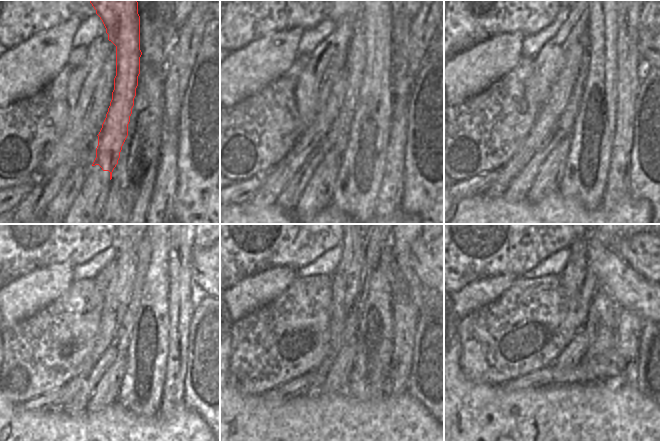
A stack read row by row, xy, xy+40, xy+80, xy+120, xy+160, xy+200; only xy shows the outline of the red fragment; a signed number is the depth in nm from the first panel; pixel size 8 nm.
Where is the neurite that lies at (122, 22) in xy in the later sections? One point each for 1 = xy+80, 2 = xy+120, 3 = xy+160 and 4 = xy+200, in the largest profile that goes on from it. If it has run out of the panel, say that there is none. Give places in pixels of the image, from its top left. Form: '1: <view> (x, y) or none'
1: xy+80 (565, 124)
2: xy+120 (120, 343)
3: xy+160 (372, 248)
4: xy+200 (590, 283)

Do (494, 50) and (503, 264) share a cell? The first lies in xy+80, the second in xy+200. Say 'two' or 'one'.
two

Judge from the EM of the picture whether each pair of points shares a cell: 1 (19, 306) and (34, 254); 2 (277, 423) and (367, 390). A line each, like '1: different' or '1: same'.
1: different
2: different

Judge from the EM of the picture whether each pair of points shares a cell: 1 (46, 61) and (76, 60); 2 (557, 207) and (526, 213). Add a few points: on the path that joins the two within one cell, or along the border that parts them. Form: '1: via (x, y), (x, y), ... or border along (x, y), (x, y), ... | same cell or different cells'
1: border along (72, 47), (67, 64) | different cells
2: via (549, 213), (534, 213) | same cell

